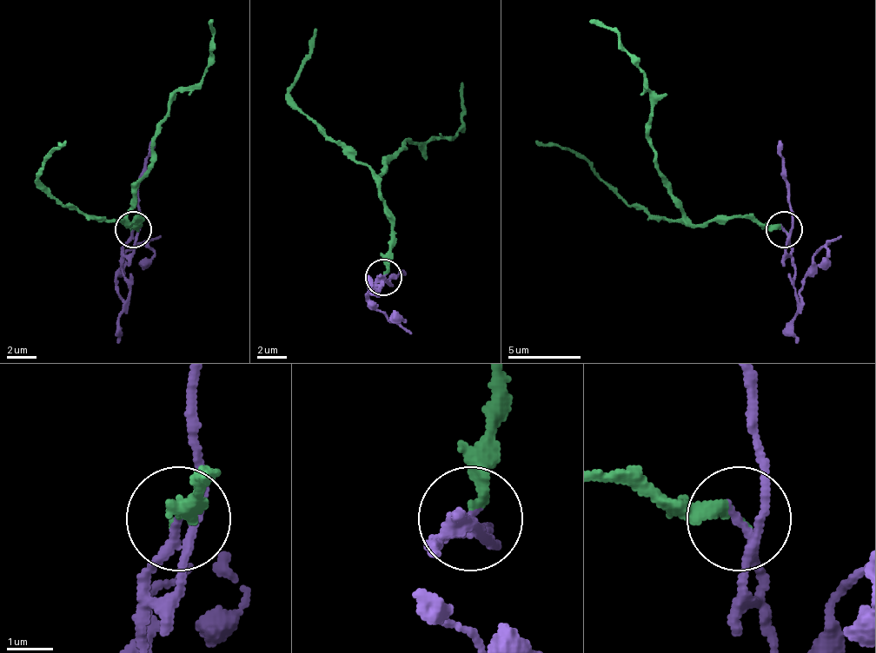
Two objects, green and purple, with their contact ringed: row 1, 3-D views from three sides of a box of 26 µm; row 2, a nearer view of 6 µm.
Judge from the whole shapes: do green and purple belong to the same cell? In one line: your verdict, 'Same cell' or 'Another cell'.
Another cell

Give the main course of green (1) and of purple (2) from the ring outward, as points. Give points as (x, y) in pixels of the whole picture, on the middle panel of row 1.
1: (382, 276), (390, 210), (379, 177), (408, 141), (427, 144), (452, 137), (460, 130), (460, 82)
2: (382, 276), (382, 280), (372, 286), (379, 286), (368, 294), (368, 298), (390, 319), (405, 319), (394, 316)

